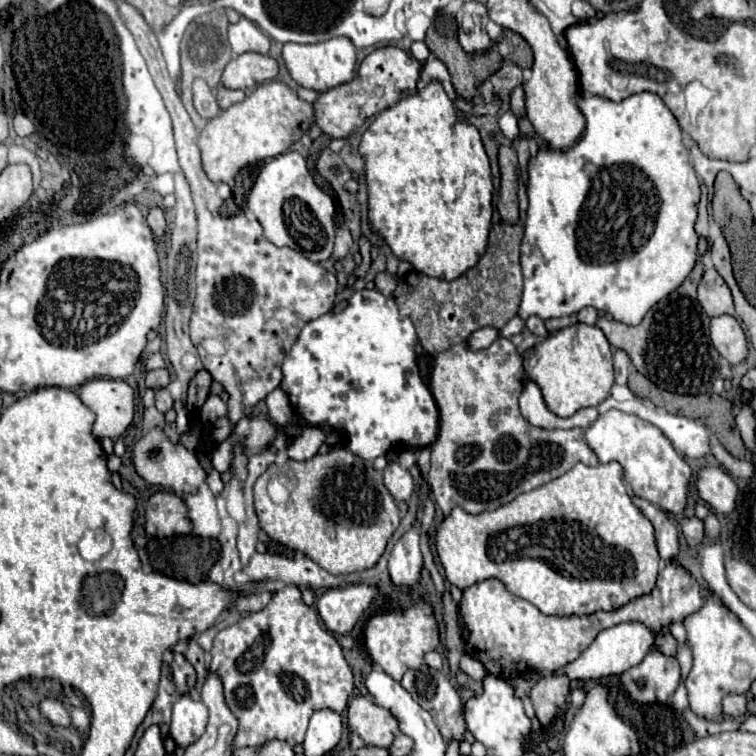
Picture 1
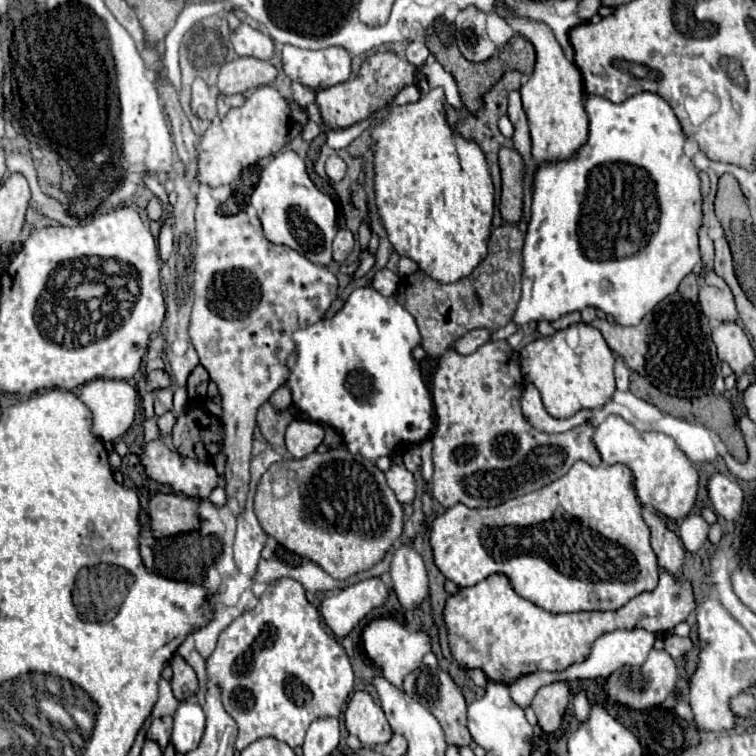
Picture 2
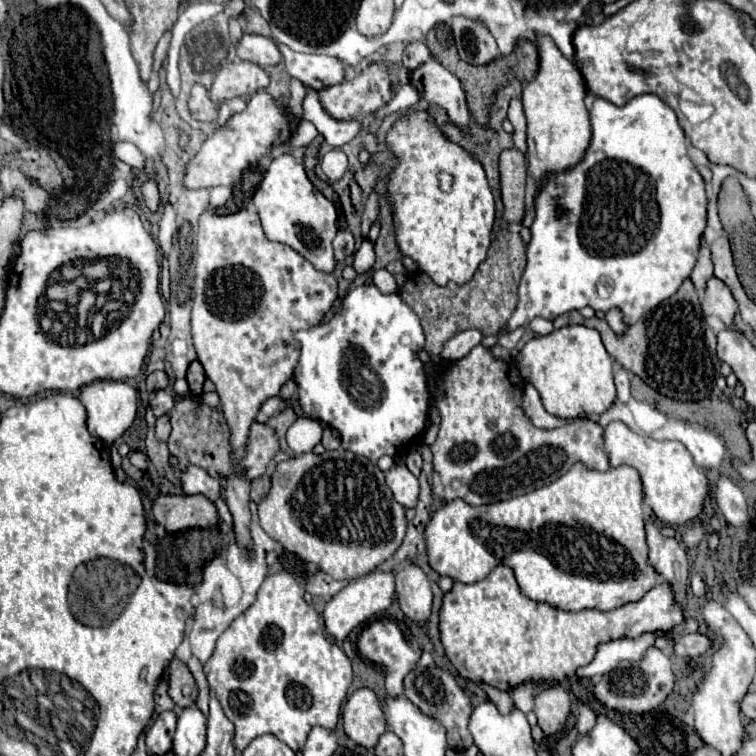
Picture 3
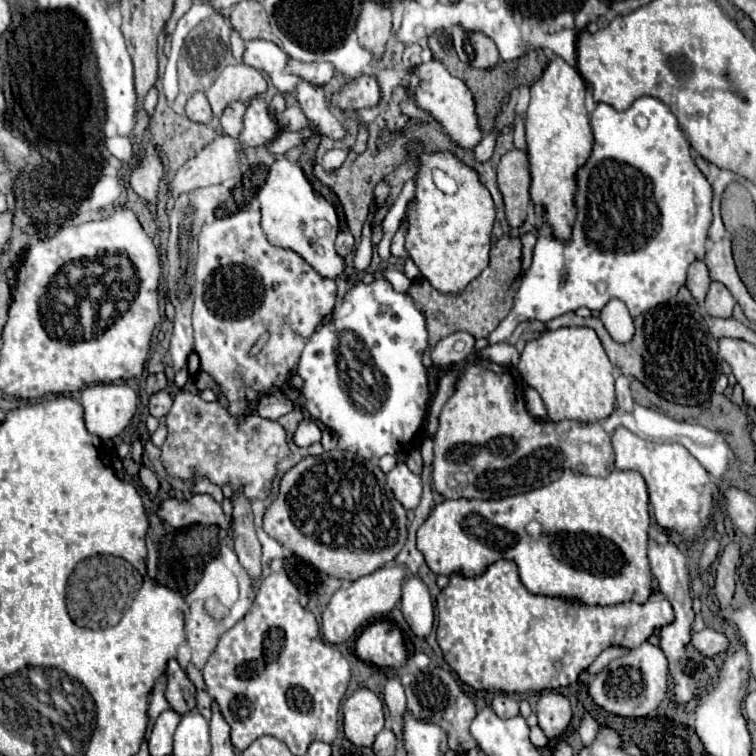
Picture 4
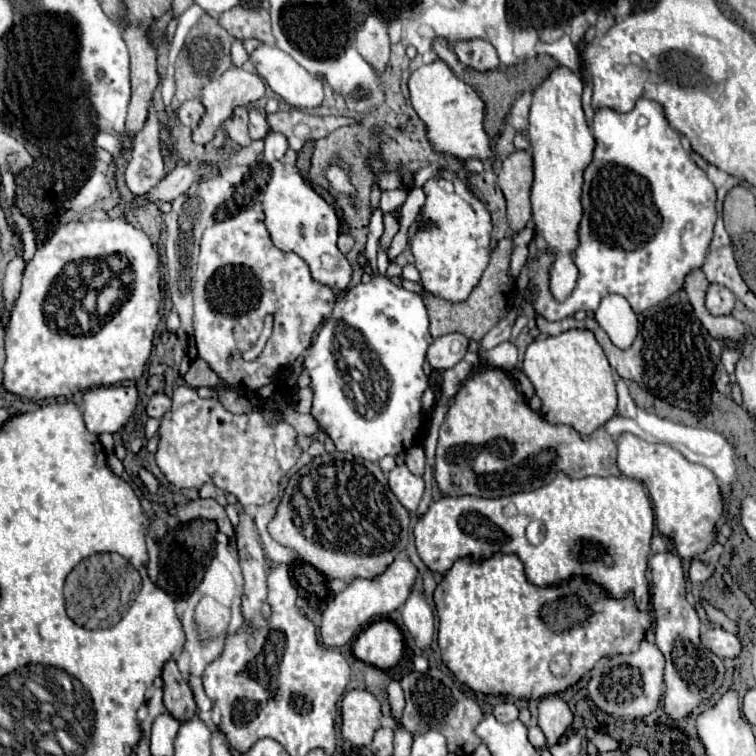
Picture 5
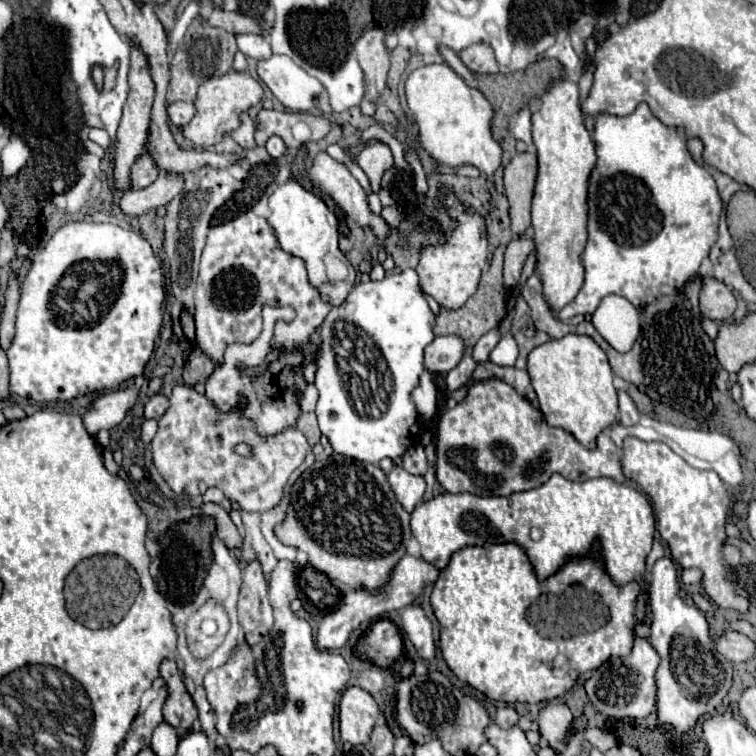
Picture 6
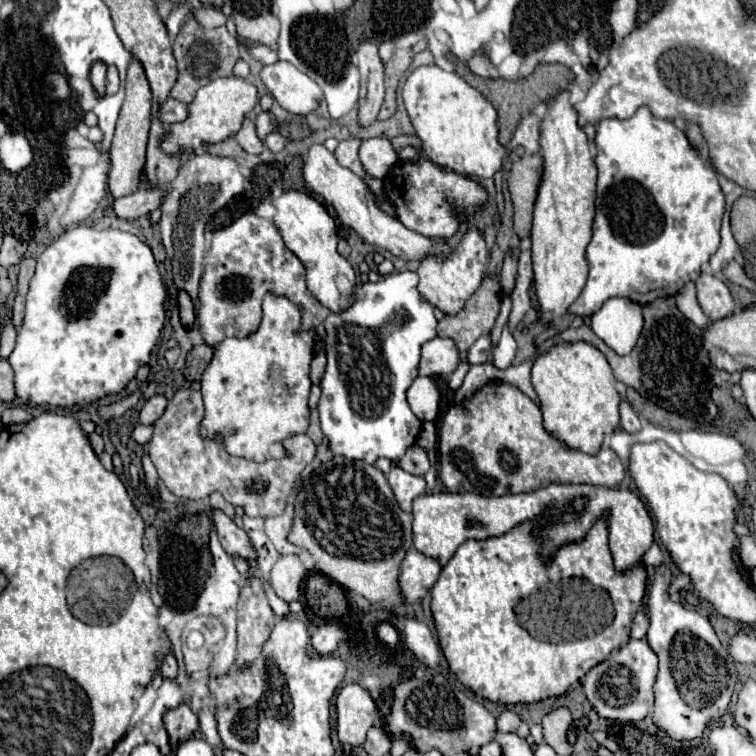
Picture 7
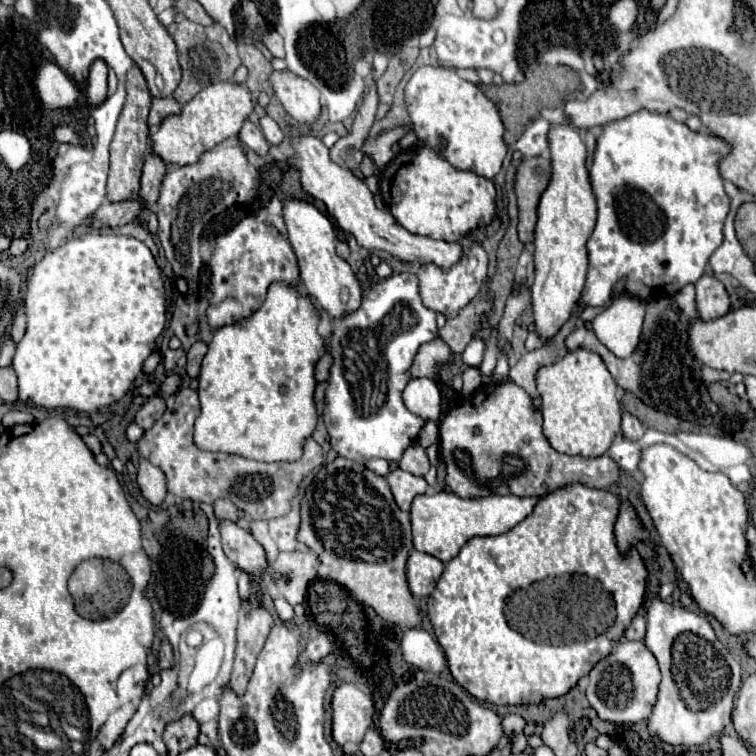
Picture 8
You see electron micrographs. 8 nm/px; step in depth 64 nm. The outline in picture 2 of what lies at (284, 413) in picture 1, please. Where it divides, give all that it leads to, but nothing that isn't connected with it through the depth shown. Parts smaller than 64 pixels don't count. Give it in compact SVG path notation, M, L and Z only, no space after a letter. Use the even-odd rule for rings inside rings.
M288 384L280 386L280 388L272 394L270 404L272 404L272 406L276 406L276 408L280 408L280 410L290 408L290 404L292 404L292 390L288 388Z

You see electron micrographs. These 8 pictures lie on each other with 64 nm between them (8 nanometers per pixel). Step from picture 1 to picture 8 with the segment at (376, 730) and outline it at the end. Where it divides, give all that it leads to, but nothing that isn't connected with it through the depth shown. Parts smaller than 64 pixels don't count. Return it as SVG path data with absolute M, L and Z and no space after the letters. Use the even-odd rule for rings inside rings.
M340 684L334 690L332 694L332 738L338 746L344 746L346 742L360 744L364 738L364 732L372 726L372 716L374 716L374 702L356 684Z

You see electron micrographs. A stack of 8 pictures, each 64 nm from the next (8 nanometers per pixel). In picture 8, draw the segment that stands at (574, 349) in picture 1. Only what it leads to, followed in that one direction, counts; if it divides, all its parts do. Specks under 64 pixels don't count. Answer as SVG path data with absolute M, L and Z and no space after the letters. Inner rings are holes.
M590 350L568 352L560 362L544 366L538 370L538 392L542 396L542 416L544 416L544 436L562 454L578 454L586 458L604 456L612 446L612 440L620 432L620 402L616 398L616 382L604 366L602 358Z

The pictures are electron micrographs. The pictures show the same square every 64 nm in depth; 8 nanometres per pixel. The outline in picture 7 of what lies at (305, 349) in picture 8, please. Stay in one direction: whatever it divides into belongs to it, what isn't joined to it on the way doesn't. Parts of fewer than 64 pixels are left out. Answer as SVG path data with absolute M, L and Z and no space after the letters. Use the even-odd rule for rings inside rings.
M268 292L264 296L264 302L262 302L262 322L260 322L260 328L244 338L224 338L220 344L214 346L214 356L212 360L208 362L204 374L202 374L202 400L204 400L204 420L200 422L200 434L202 436L208 436L208 440L212 440L212 436L220 436L220 440L224 440L224 448L228 454L232 456L242 456L246 460L252 460L252 462L260 462L260 460L270 460L270 458L280 458L284 456L284 440L288 436L296 436L296 434L304 434L310 426L310 408L308 408L308 396L310 396L310 388L312 388L312 382L310 382L310 362L314 358L314 342L316 342L316 334L314 334L314 328L308 328L304 330L302 328L302 308L292 304L286 296L276 296L272 292Z

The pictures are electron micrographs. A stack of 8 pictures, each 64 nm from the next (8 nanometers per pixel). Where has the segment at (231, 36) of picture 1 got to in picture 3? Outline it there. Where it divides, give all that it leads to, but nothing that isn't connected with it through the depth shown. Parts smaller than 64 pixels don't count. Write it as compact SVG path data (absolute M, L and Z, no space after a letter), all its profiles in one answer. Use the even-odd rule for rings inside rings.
M244 34L238 46L238 56L246 62L254 62L260 66L278 66L282 64L282 52L274 44L274 40L254 34Z

